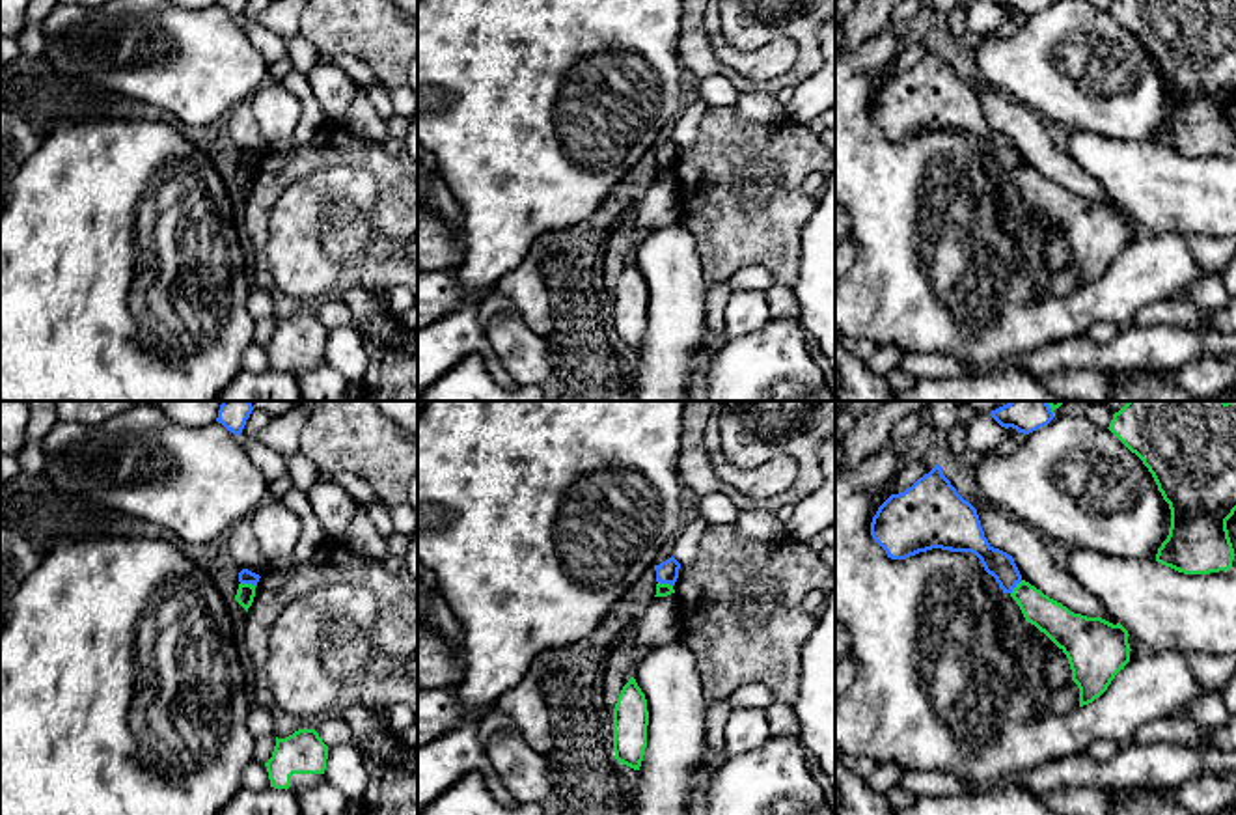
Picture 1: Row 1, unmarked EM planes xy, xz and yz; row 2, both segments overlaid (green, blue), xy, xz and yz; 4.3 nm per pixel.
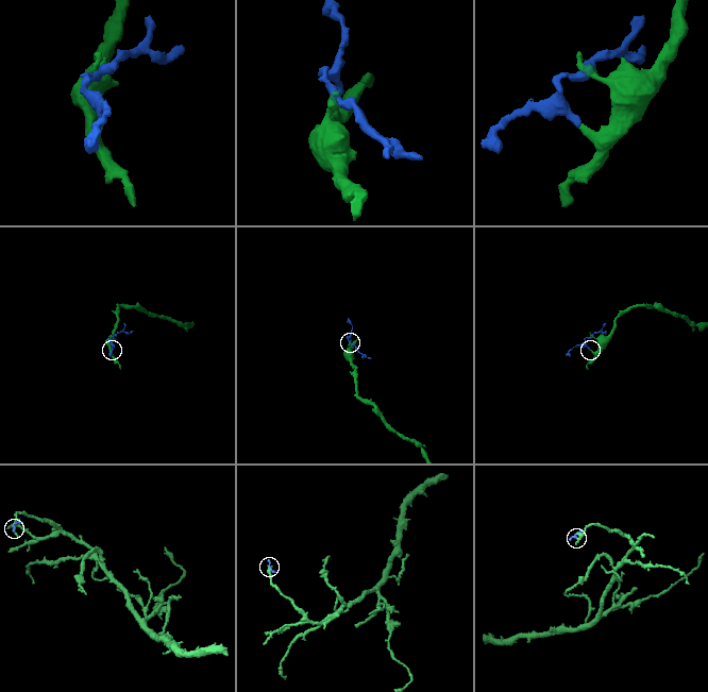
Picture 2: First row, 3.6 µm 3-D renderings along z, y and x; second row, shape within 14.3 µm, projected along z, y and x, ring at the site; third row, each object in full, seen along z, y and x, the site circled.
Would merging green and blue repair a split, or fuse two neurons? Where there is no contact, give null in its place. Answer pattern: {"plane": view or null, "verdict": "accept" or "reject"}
{"plane": "xy", "verdict": "reject"}

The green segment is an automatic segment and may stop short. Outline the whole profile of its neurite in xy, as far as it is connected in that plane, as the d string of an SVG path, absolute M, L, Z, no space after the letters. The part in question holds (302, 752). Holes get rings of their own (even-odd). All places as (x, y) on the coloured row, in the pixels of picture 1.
M298 729L285 739L276 737L272 757L265 763L270 787L295 794L323 781L328 746L315 729Z

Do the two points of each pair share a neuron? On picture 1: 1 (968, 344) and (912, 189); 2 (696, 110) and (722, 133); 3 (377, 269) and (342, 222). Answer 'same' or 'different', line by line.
1: same
2: different
3: same

